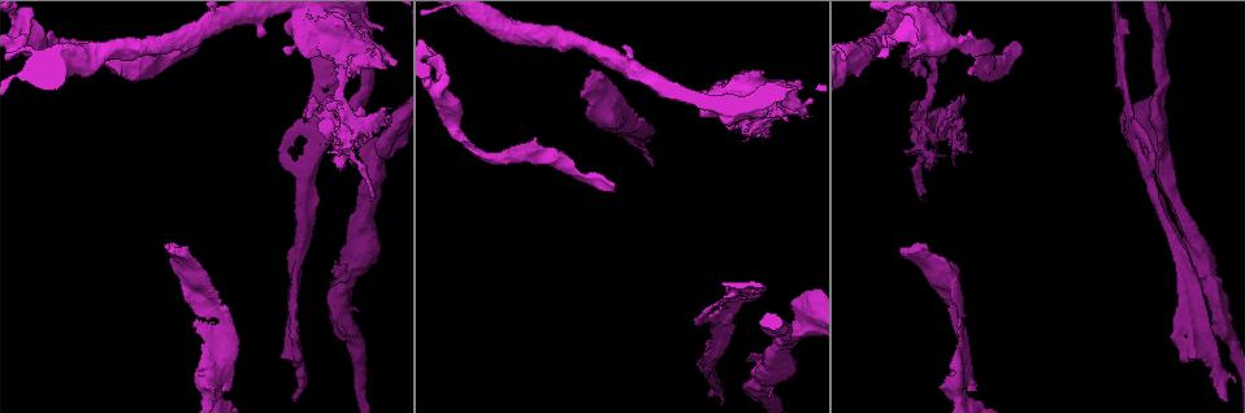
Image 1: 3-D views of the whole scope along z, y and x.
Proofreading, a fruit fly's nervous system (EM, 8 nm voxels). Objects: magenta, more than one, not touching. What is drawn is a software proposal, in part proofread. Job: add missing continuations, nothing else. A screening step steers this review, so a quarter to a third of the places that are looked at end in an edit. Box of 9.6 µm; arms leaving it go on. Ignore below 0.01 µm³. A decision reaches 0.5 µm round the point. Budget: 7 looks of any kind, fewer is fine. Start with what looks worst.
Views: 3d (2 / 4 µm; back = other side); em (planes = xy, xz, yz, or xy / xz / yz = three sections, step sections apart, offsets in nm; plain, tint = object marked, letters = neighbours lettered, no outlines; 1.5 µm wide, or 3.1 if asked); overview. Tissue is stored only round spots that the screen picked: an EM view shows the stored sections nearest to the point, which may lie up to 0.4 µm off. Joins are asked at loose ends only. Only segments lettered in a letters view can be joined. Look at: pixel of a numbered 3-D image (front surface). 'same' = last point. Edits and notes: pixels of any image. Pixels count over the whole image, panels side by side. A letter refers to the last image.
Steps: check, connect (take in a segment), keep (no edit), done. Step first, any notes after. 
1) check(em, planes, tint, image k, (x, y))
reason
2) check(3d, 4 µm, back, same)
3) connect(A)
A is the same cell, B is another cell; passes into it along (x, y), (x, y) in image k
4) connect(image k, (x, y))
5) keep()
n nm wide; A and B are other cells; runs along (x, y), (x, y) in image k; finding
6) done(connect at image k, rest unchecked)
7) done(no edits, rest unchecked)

check(3d, 4 µm, image 1, (965, 95))
an open end

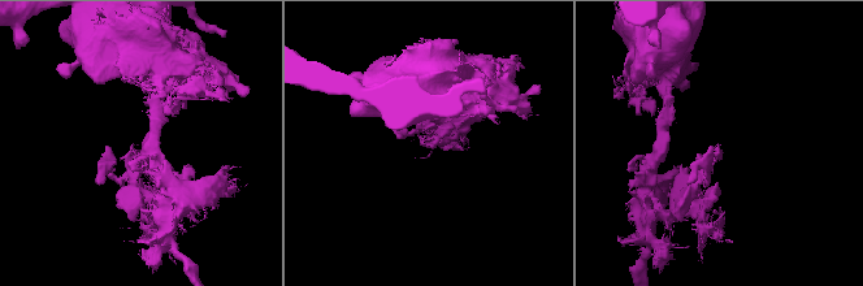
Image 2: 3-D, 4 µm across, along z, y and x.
check(em, xy, step 8, tint, image 2, (425, 145))

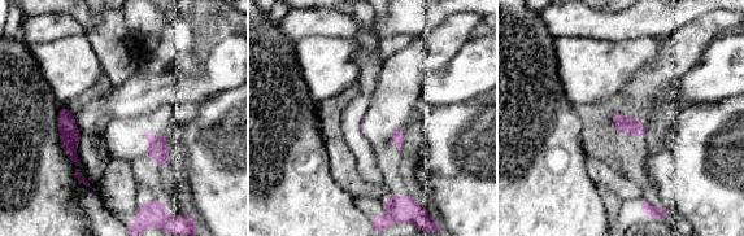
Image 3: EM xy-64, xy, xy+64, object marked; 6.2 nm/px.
check(em, planes, letters, same)

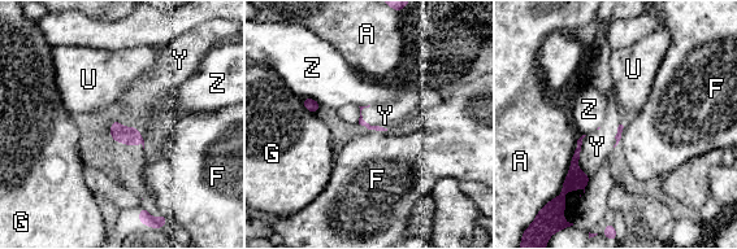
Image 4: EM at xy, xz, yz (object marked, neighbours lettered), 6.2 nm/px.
keep()
A, F, G, U, Y and Z are other cells; border along (360, 110), (365, 121), (386, 129) in image 4; none of them fits

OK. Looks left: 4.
check(3d, 4 µm, image 1, (371, 196))
thin end

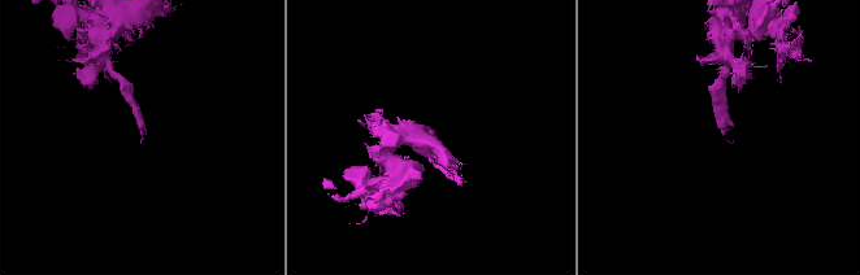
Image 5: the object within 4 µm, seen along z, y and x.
check(em, planes, letters, image 5, (141, 139))
now the EM

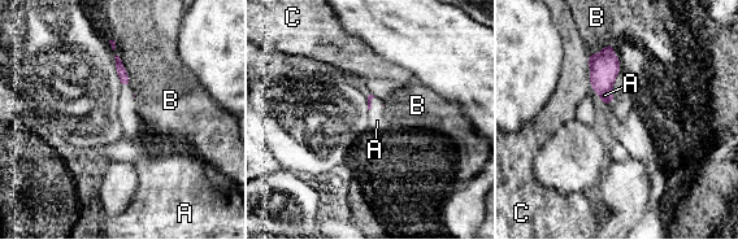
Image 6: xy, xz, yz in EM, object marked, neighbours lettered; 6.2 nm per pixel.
keep()
A, B and C are other cells; border along (129, 84), (121, 87) in image 6; no lettered segment goes on from it

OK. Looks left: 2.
done(no edits, rest unchecked)

